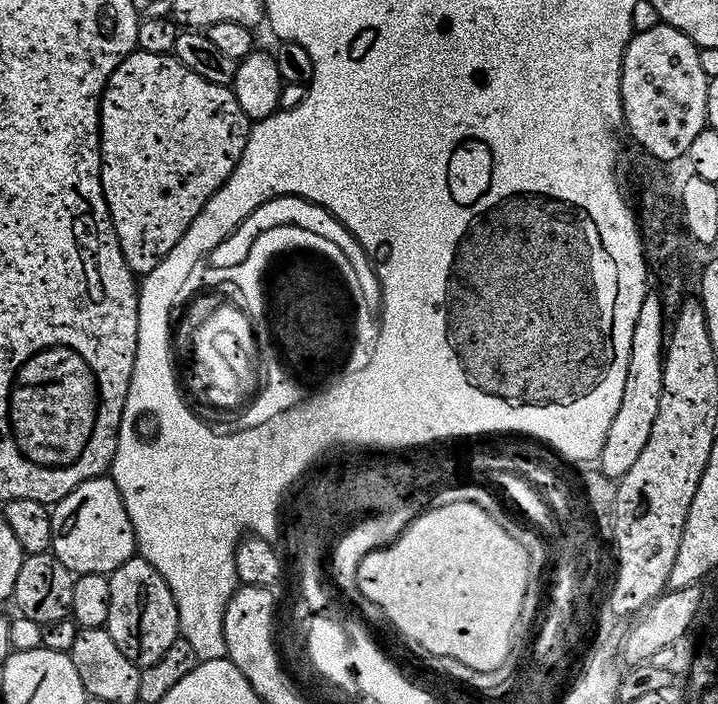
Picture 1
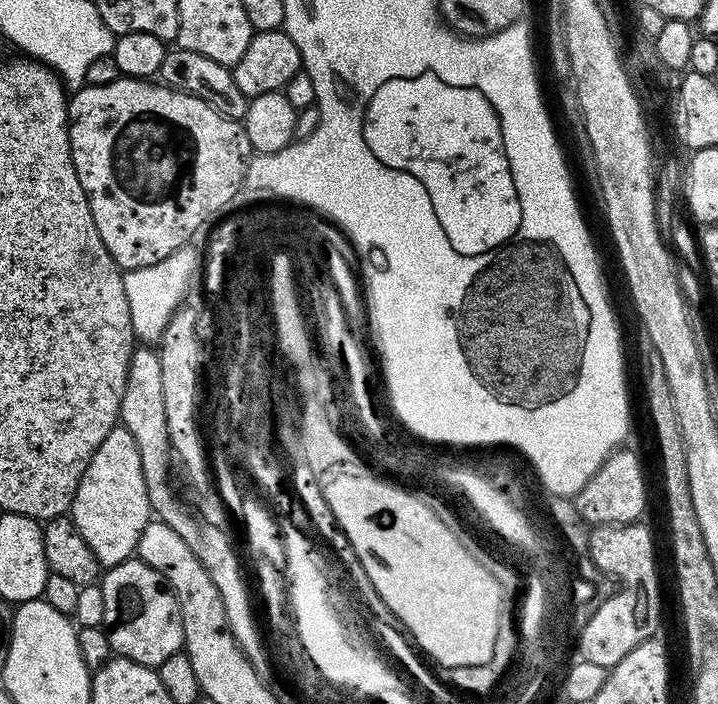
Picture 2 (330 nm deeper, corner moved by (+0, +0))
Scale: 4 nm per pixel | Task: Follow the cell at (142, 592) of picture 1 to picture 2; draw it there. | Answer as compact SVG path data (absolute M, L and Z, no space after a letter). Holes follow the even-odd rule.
M139 558L123 560L103 573L99 586L106 605L102 627L117 657L157 669L166 658L170 658L170 654L183 649L184 627L180 607L158 570Z

